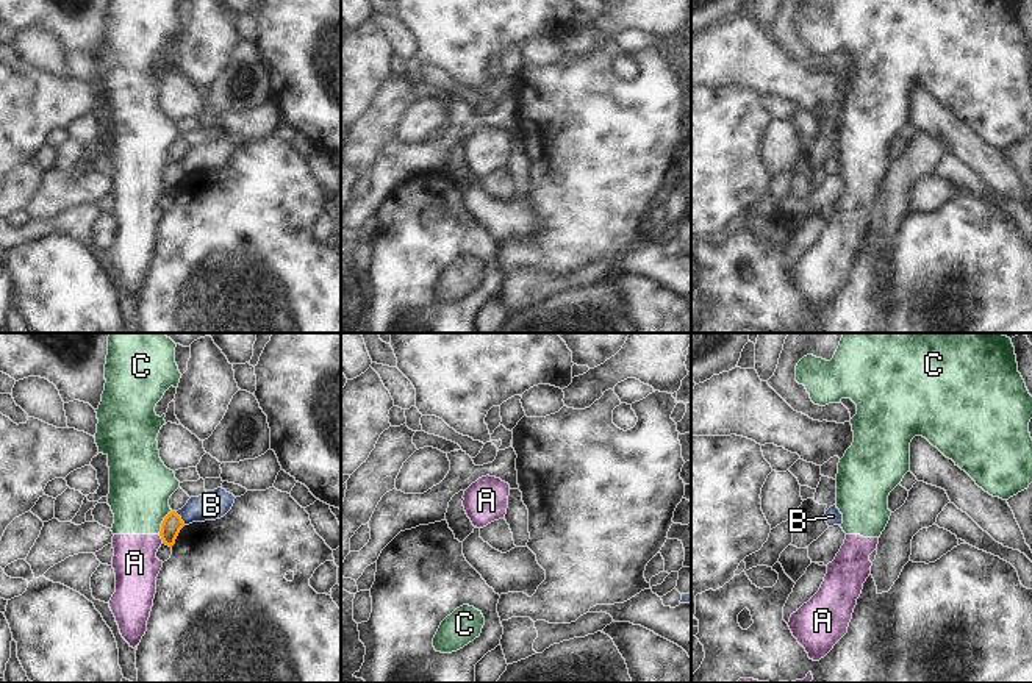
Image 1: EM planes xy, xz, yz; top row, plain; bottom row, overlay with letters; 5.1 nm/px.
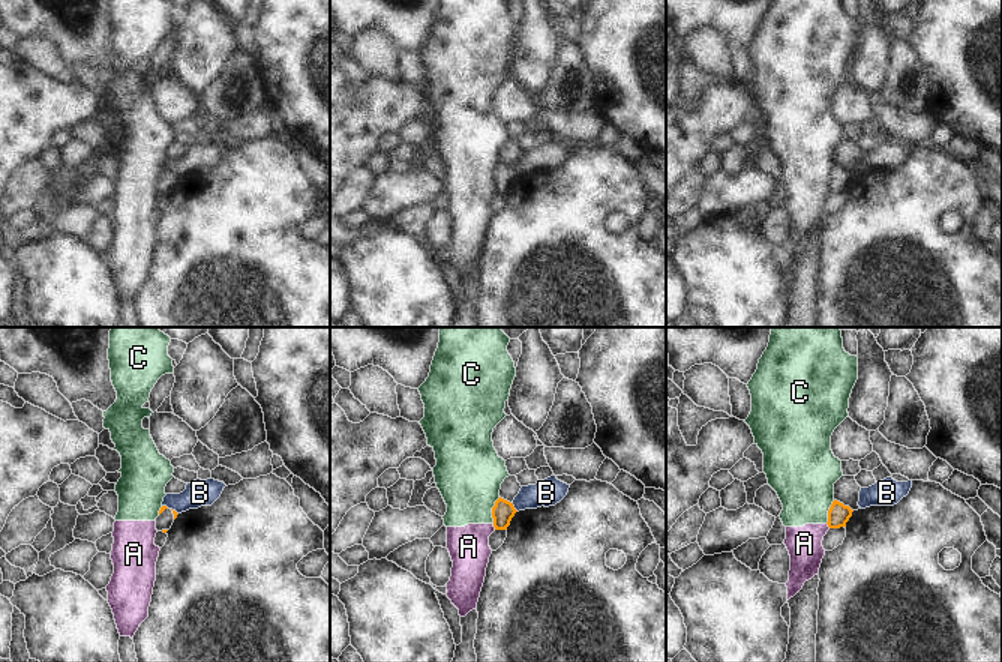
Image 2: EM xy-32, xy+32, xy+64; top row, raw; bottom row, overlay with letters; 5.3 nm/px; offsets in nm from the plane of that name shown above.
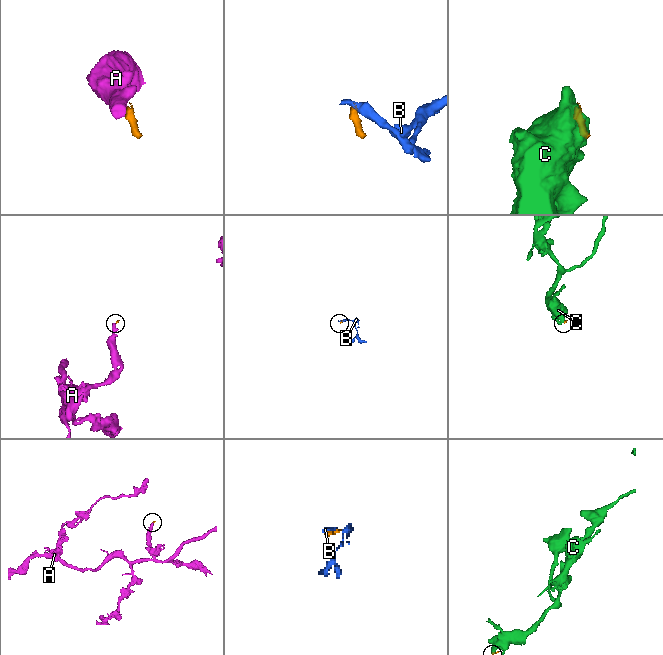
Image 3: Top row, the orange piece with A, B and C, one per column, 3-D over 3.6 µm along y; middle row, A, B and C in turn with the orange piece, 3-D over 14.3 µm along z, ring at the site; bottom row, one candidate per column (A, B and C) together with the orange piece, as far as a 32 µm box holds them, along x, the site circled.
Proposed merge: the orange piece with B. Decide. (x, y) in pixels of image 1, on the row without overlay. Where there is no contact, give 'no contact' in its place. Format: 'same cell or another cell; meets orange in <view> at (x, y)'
another cell; meets orange in xy at (180, 168)

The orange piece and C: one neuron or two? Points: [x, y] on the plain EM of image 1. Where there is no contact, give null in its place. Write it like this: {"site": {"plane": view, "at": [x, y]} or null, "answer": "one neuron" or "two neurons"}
{"site": {"plane": "xy", "at": [163, 172]}, "answer": "two neurons"}

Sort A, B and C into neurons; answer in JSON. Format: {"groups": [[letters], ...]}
{"groups": [["A", "C"], ["B"]]}

